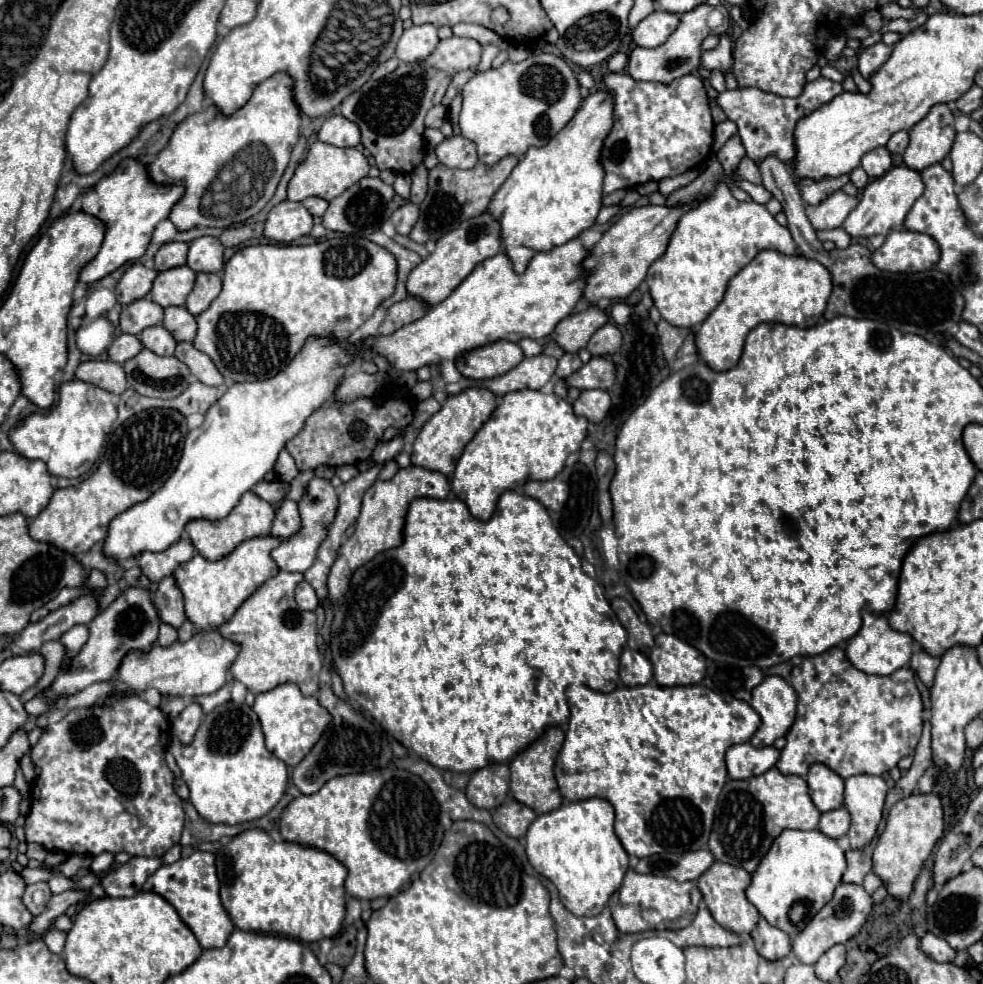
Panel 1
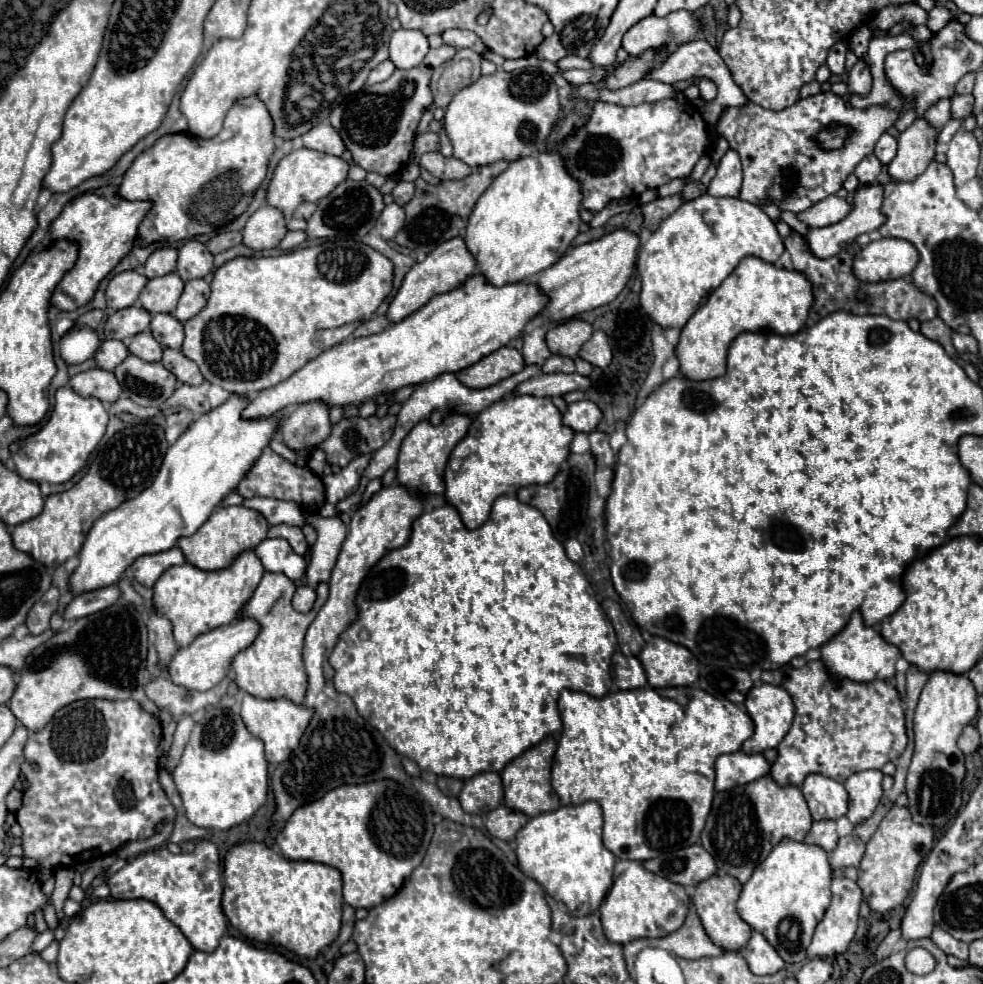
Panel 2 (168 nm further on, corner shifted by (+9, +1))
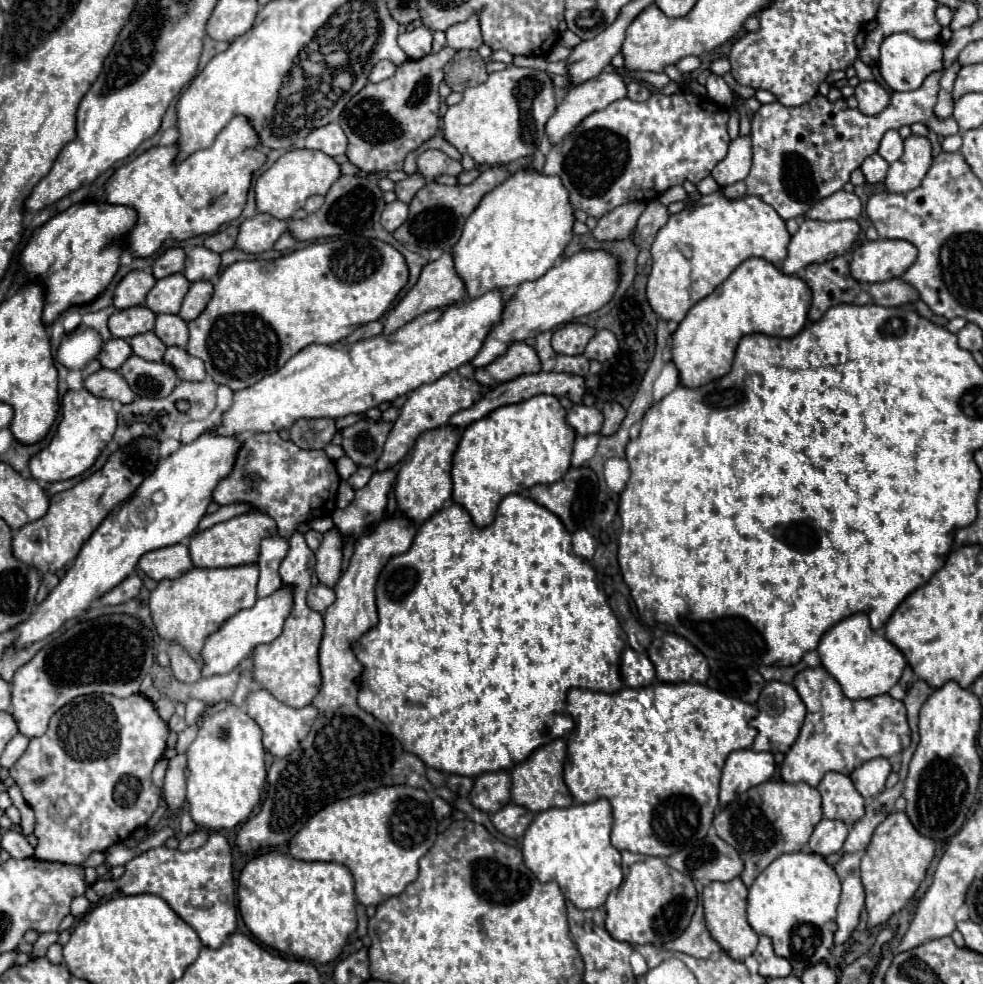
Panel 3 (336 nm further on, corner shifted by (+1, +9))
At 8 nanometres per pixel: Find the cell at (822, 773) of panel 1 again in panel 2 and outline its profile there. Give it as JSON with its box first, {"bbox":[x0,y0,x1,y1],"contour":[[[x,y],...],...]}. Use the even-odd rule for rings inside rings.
{"bbox":[802,773,848,821],"contour":[[[812,773],[804,779],[802,793],[806,797],[806,803],[810,807],[812,819],[822,821],[822,819],[840,819],[848,813],[848,795],[842,783]]]}

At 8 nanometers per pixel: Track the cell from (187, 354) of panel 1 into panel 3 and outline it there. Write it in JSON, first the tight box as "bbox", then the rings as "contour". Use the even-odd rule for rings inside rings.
{"bbox":[164,347,206,381],"contour":[[[168,347],[166,355],[164,355],[164,363],[174,367],[176,375],[184,381],[202,381],[202,379],[206,379],[206,369],[204,369],[202,359],[192,357],[182,347]]]}

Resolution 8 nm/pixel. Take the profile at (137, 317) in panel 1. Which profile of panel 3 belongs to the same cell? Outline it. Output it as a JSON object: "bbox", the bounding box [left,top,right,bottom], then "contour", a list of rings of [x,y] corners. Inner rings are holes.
{"bbox":[108,305,156,339],"contour":[[[138,305],[138,307],[116,311],[110,317],[108,327],[110,327],[110,333],[114,337],[130,339],[134,335],[152,331],[154,329],[154,321],[156,321],[156,313],[150,311],[146,305]]]}

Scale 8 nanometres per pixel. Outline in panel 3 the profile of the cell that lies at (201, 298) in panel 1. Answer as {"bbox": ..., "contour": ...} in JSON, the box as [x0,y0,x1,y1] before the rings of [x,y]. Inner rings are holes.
{"bbox":[180,281,212,321],"contour":[[[198,281],[198,283],[192,283],[190,285],[190,291],[186,293],[184,297],[184,303],[182,303],[182,309],[180,309],[180,317],[184,321],[192,321],[196,319],[206,303],[212,299],[212,283],[210,281]]]}

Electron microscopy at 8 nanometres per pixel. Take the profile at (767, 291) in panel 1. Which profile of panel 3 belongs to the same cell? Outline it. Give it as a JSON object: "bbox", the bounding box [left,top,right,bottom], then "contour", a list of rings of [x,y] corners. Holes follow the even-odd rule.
{"bbox":[672,257,810,387],"contour":[[[750,257],[716,287],[712,295],[698,301],[672,335],[672,361],[680,371],[680,383],[700,387],[726,375],[742,335],[764,333],[792,337],[802,331],[810,307],[810,287],[798,275],[786,275],[766,259]]]}

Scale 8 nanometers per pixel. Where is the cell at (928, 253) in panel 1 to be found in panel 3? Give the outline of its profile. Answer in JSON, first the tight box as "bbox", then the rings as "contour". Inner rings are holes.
{"bbox":[850,239,918,281],"contour":[[[876,239],[862,243],[850,261],[850,273],[858,281],[888,281],[902,277],[914,263],[918,249],[904,239]]]}

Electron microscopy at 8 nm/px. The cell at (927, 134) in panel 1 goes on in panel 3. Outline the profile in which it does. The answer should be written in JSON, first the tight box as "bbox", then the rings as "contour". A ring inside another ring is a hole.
{"bbox":[886,135,932,193],"contour":[[[910,135],[904,139],[904,155],[894,161],[886,175],[886,189],[894,193],[904,193],[918,183],[922,183],[924,175],[928,173],[932,163],[932,143],[928,137],[922,135]]]}

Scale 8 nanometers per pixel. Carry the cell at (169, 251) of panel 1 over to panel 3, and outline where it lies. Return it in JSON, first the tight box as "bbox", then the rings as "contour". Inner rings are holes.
{"bbox":[152,247,184,279],"contour":[[[170,247],[166,249],[152,265],[152,271],[154,271],[154,277],[156,279],[162,279],[162,277],[168,277],[172,273],[180,273],[182,267],[184,267],[184,249],[180,247]]]}

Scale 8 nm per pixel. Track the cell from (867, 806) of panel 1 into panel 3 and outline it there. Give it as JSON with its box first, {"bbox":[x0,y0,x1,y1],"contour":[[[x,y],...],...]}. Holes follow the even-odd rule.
{"bbox":[850,757,890,799],"contour":[[[880,757],[880,759],[866,761],[858,769],[854,769],[850,779],[852,779],[854,787],[858,789],[858,793],[864,799],[868,799],[868,797],[880,795],[886,789],[888,775],[890,775],[890,763],[888,763],[888,759]]]}

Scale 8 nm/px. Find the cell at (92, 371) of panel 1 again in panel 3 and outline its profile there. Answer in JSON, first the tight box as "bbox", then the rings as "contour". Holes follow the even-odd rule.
{"bbox":[84,369,136,403],"contour":[[[100,369],[96,373],[92,373],[86,381],[84,387],[96,395],[96,397],[106,397],[106,399],[116,399],[120,403],[132,403],[136,399],[136,395],[132,393],[132,389],[128,387],[126,379],[122,379],[122,375],[118,371],[112,369]]]}

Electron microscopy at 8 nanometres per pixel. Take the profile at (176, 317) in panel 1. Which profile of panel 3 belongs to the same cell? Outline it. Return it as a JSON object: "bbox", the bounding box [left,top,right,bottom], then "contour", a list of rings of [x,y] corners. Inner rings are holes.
{"bbox":[154,313,188,347],"contour":[[[170,313],[156,315],[154,333],[168,347],[170,345],[186,347],[186,343],[188,343],[188,325],[186,325],[186,321],[180,315],[170,315]]]}

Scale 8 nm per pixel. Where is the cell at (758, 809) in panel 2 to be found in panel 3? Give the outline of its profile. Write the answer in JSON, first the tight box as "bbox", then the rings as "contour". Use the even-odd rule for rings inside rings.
{"bbox":[714,781,822,887],"contour":[[[766,781],[758,787],[750,787],[750,791],[738,795],[732,803],[722,807],[714,815],[714,829],[718,837],[730,843],[740,859],[744,861],[742,881],[746,887],[752,885],[758,873],[762,873],[778,855],[800,851],[818,821],[822,819],[820,793],[816,787],[808,783],[786,783],[786,781]]]}

